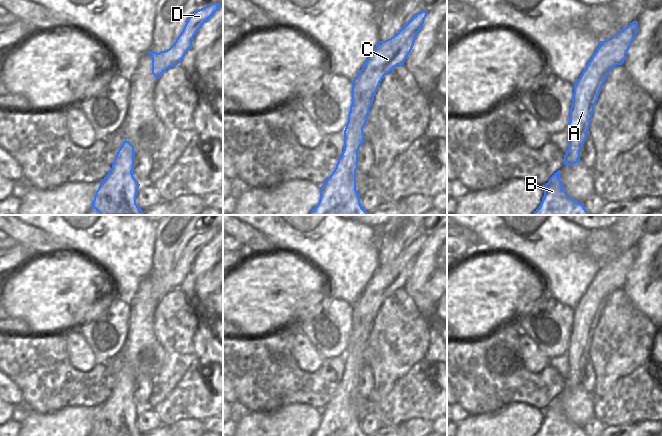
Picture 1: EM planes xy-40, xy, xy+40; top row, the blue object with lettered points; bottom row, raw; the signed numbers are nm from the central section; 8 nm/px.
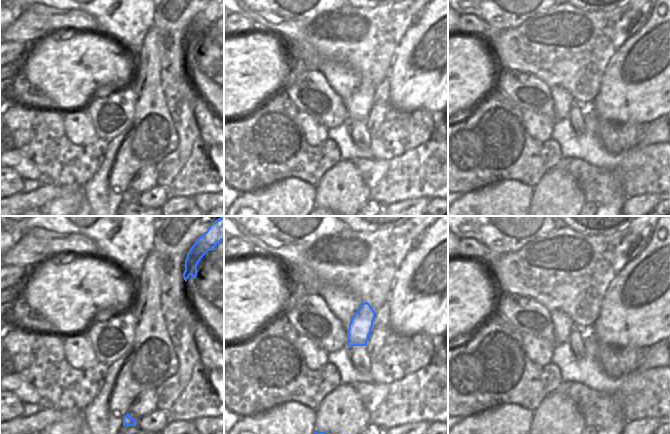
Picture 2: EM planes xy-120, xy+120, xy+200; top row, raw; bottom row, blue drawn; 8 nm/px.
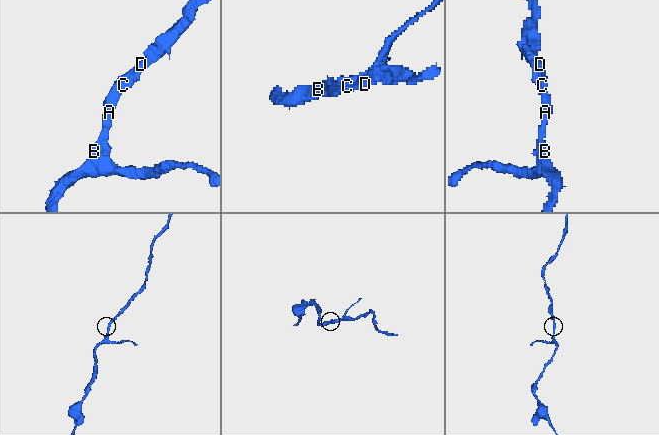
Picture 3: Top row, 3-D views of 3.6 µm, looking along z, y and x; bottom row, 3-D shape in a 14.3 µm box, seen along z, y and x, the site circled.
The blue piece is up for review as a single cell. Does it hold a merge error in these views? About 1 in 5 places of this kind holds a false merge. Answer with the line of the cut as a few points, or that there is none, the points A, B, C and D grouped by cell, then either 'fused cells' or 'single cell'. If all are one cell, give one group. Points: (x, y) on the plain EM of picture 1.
no cut | A B C D | single cell

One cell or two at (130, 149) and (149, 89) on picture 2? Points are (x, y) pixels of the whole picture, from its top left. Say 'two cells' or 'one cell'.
one cell

